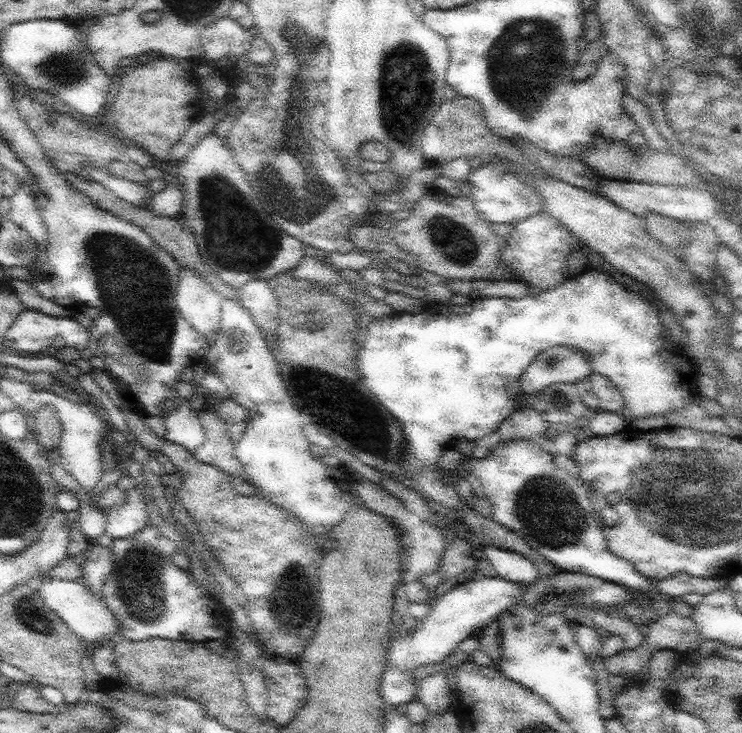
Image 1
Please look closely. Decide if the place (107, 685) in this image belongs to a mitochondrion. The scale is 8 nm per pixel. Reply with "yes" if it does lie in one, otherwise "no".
no

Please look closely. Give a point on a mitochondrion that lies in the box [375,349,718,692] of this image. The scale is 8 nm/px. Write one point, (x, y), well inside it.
(549, 509)

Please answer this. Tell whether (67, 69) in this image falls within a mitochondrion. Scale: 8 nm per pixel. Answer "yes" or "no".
yes

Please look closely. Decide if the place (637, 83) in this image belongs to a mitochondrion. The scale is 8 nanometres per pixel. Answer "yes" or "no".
no

